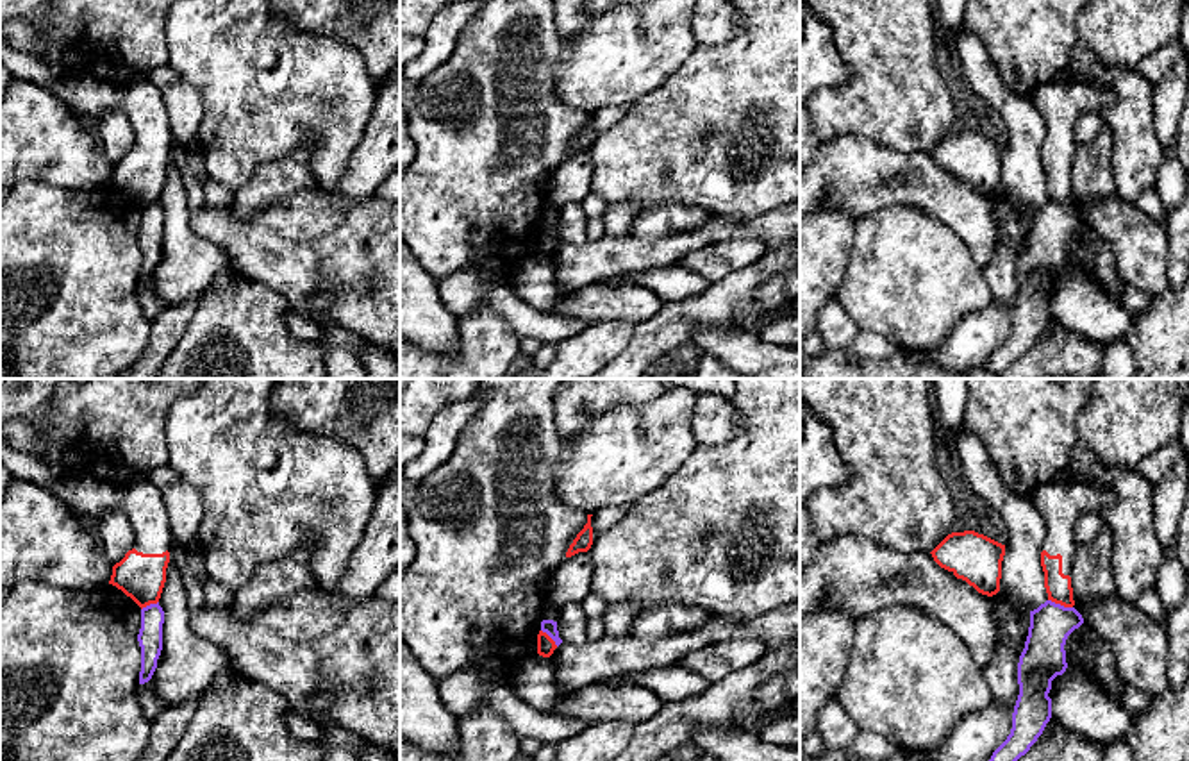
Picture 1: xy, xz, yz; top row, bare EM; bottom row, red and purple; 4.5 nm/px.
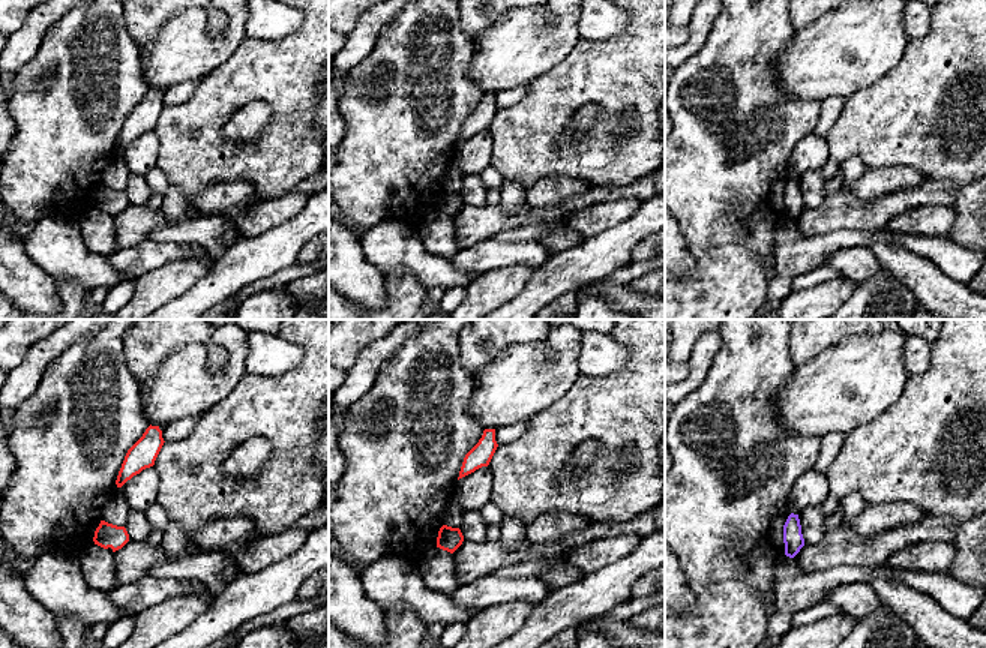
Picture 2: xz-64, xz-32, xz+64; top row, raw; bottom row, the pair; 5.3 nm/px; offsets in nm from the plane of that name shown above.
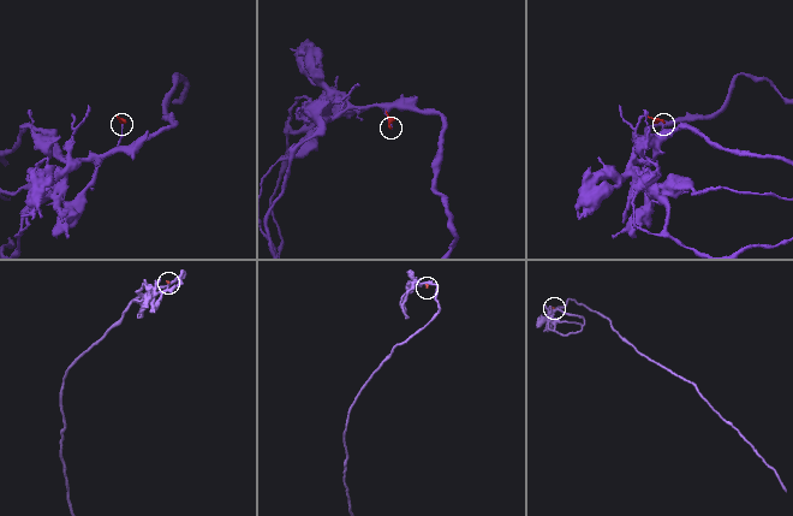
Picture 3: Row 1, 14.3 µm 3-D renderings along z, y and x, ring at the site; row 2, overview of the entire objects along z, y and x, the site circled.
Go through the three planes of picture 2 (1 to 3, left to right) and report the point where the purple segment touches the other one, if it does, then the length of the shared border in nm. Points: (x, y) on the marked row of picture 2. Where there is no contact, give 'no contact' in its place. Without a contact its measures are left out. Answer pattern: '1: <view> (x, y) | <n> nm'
1: no contact
2: no contact
3: no contact

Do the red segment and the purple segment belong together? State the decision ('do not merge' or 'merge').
do not merge

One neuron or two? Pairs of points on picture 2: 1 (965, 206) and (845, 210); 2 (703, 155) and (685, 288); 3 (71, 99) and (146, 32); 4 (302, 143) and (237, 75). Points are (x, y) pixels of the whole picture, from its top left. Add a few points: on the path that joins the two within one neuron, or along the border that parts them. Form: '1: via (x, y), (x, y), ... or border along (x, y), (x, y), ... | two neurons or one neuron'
1: via (935, 195), (919, 195), (875, 210) | one neuron
2: via (704, 188), (704, 257) | one neuron
3: border along (122, 15), (128, 35), (141, 51) | two neurons
4: via (293, 122), (293, 114), (258, 80) | one neuron

